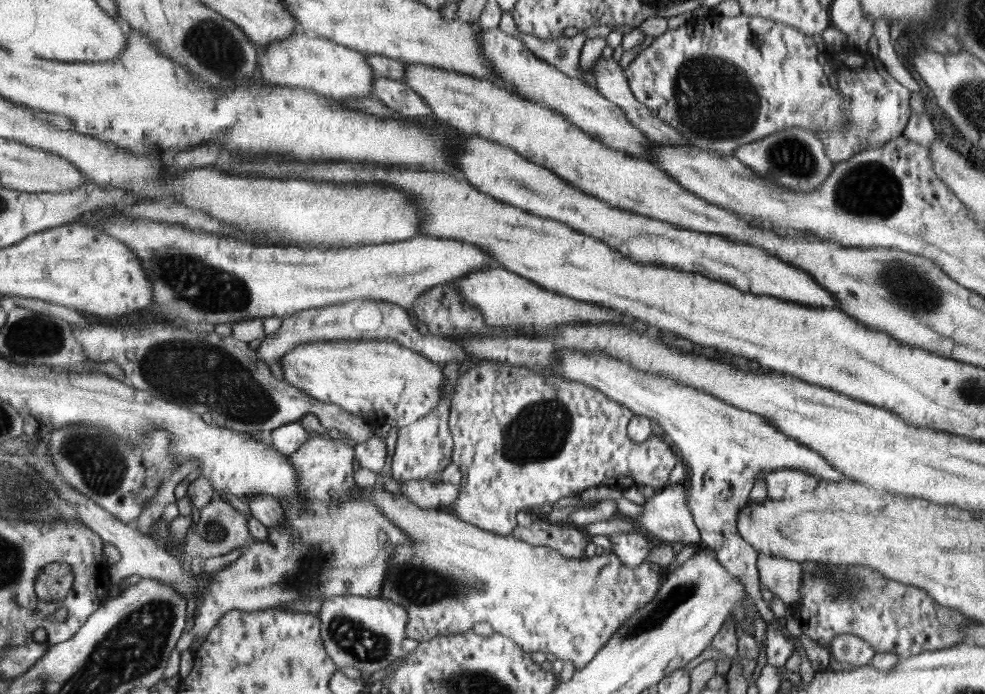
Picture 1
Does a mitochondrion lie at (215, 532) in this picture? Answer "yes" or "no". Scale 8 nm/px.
yes

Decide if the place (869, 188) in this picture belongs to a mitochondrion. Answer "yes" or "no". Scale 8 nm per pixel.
yes

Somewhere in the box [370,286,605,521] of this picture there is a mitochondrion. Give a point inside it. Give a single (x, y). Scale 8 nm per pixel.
(539, 431)

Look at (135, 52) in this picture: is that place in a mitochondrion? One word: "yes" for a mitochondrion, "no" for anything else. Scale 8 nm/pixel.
no

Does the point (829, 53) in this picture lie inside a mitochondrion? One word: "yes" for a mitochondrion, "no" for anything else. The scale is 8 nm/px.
no

